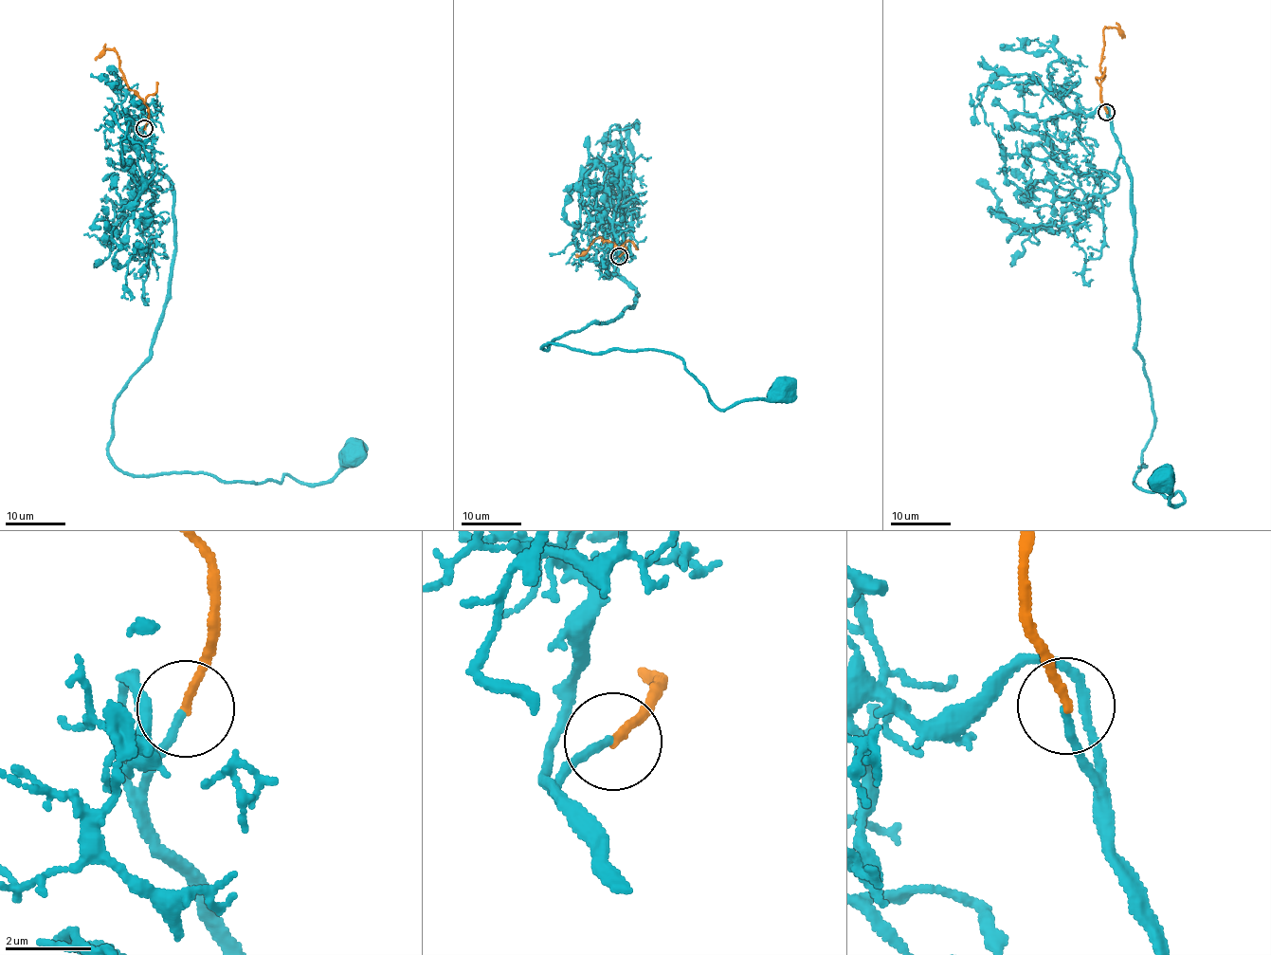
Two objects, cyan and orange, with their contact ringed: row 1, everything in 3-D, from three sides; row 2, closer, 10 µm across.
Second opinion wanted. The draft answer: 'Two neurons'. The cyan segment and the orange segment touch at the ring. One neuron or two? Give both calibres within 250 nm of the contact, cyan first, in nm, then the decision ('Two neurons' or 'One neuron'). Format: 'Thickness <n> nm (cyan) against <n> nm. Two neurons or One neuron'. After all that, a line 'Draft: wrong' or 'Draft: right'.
Thickness 190 nm (cyan) against 200 nm. Two neurons
Draft: right

